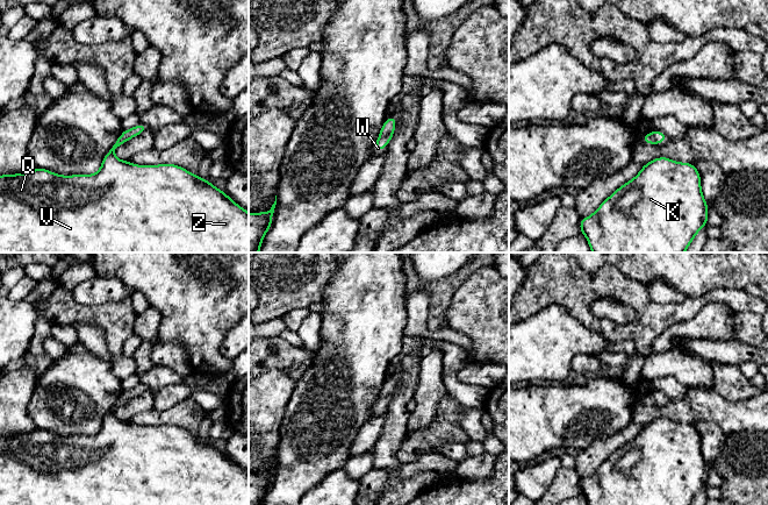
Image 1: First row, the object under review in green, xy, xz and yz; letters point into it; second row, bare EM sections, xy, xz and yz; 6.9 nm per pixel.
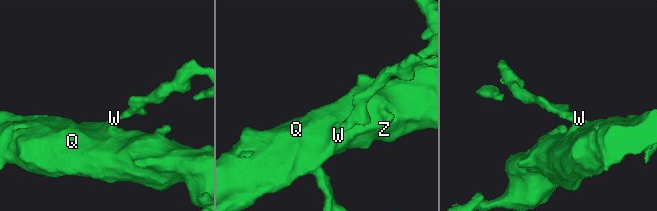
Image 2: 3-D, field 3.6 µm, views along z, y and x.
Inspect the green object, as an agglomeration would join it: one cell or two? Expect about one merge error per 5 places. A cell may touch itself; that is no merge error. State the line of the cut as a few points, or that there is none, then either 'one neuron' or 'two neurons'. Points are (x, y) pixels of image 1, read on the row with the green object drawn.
cut none; one neuron

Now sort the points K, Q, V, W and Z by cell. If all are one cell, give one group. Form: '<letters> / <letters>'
K Q V W Z

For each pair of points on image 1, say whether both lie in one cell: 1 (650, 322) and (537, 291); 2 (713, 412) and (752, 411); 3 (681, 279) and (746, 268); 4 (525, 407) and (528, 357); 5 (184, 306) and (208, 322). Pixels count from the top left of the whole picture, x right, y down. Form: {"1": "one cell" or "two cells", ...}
{"1": "one cell", "2": "one cell", "3": "one cell", "4": "two cells", "5": "one cell"}

